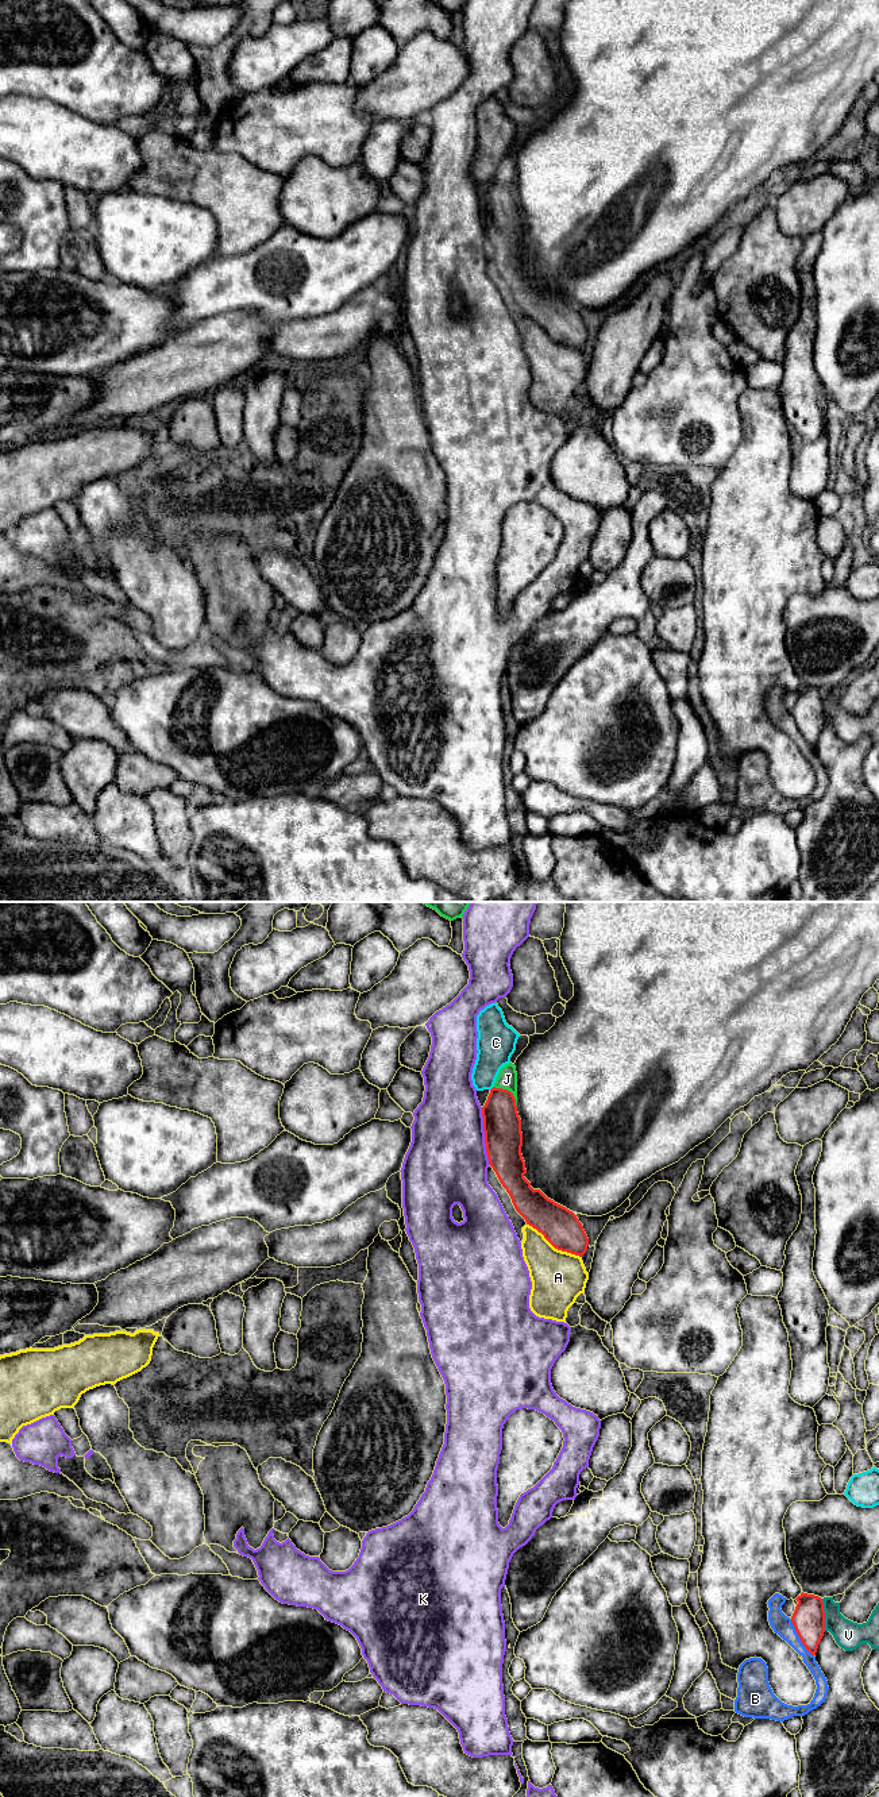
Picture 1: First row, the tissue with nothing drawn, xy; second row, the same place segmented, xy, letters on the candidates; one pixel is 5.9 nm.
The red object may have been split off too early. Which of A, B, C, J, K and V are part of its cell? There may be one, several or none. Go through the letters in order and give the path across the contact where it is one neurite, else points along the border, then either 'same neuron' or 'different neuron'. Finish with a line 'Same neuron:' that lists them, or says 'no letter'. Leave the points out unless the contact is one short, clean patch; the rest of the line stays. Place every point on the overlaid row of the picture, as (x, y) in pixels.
A: different neuron
B: different neuron
C: along xy (493, 1086), (490, 1090) | different neuron
J: across xy (501, 1123), (501, 1102), (509, 1091), (507, 1079) | same neuron
K: different neuron
V: different neuron
Same neuron: J

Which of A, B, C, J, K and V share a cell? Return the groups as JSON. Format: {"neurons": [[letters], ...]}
{"neurons": [["A"], ["B"], ["C"], ["J"], ["K"], ["V"]]}

